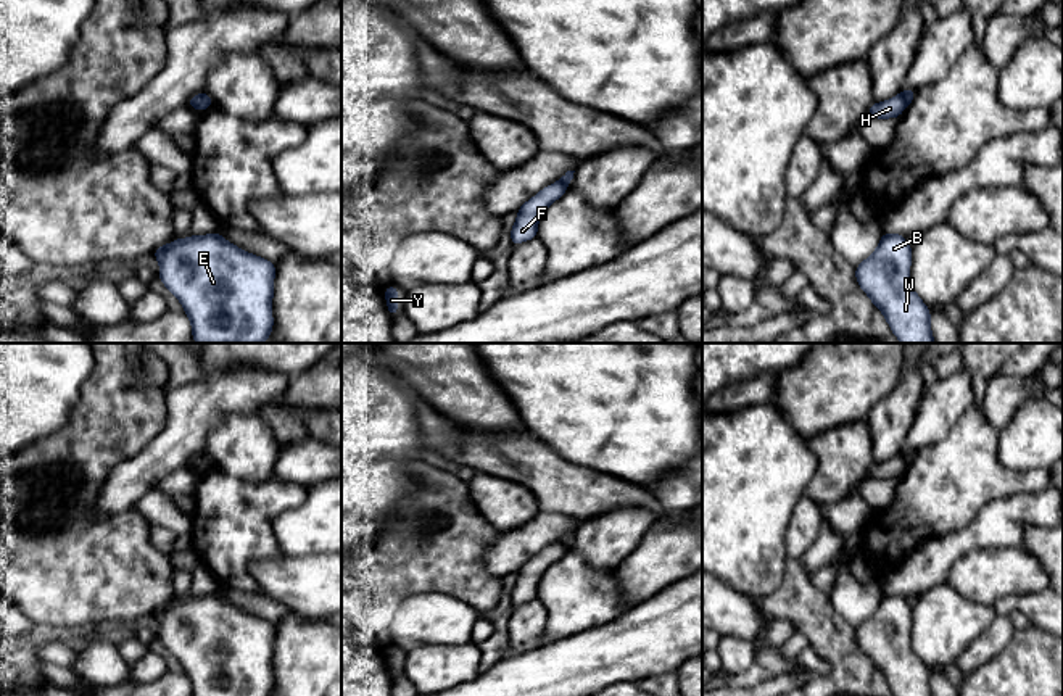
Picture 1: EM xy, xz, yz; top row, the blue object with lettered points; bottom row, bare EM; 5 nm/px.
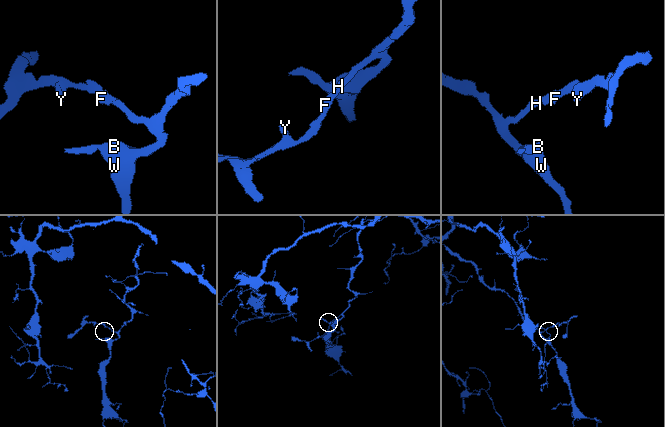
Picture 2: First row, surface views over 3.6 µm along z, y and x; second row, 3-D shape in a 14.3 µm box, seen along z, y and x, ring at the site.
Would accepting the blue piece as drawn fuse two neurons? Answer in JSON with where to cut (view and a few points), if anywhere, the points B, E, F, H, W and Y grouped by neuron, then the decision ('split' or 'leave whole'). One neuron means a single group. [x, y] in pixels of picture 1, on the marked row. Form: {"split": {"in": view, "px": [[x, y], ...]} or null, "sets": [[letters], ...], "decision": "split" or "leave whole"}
{"split": {"in": "yz", "px": [[901, 94], [905, 105]]}, "sets": [["B", "E", "H", "W"], ["F", "Y"]], "decision": "split"}

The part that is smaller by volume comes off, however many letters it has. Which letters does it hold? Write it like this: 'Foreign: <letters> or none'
Foreign: F, Y

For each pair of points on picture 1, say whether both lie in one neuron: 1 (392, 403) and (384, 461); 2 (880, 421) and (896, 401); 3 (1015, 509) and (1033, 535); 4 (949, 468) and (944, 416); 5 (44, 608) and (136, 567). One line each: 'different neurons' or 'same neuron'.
1: same neuron
2: same neuron
3: different neurons
4: different neurons
5: same neuron

